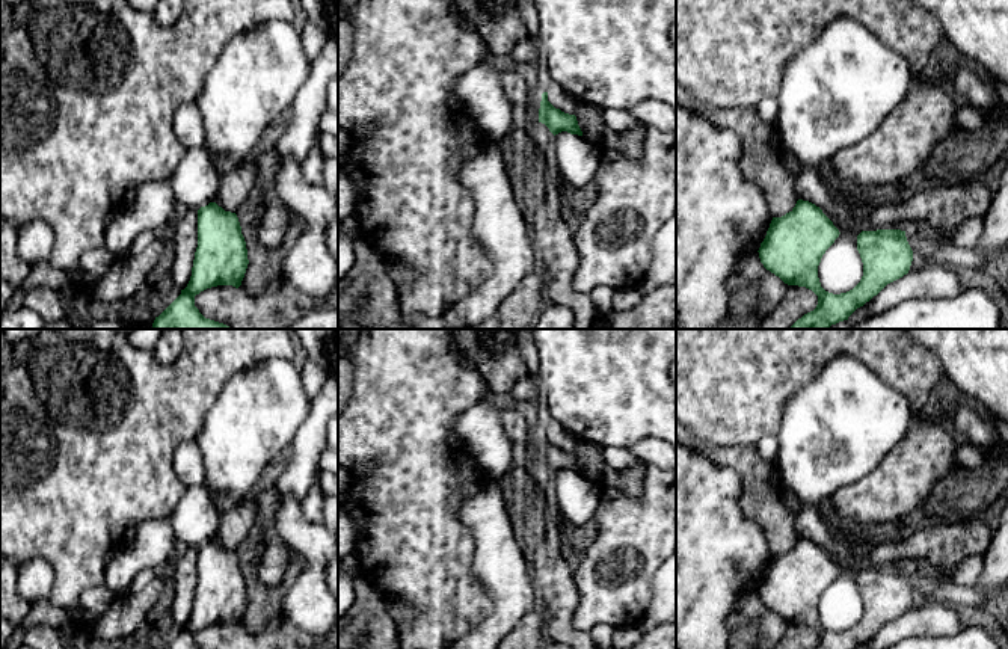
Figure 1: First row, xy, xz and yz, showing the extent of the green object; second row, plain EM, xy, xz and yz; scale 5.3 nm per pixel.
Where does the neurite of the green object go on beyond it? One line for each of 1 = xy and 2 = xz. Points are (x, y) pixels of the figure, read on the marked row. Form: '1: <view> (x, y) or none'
1: none
2: none

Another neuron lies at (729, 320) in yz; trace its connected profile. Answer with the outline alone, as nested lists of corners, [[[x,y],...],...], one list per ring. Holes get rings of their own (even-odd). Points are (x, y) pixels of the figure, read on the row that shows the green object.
[[[730,303],[723,320],[714,329],[754,329],[756,320],[754,317],[748,317],[745,320],[739,320],[732,314]]]

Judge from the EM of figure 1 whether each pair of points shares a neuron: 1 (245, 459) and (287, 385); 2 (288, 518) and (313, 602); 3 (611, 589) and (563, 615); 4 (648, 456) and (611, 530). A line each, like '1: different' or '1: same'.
1: same
2: same
3: different
4: different

